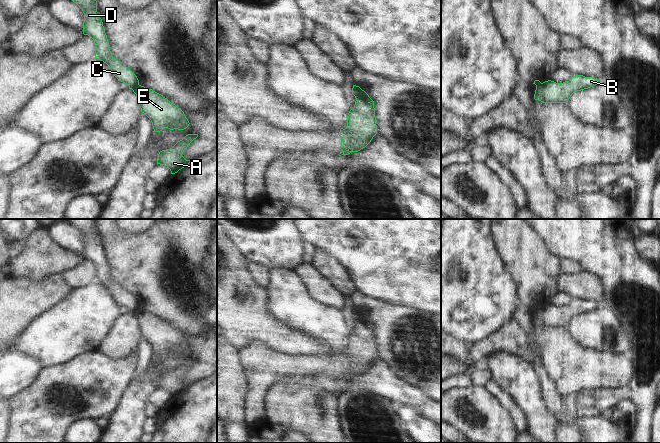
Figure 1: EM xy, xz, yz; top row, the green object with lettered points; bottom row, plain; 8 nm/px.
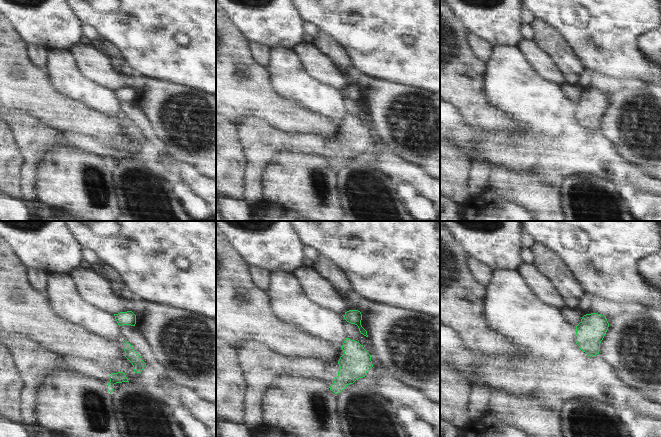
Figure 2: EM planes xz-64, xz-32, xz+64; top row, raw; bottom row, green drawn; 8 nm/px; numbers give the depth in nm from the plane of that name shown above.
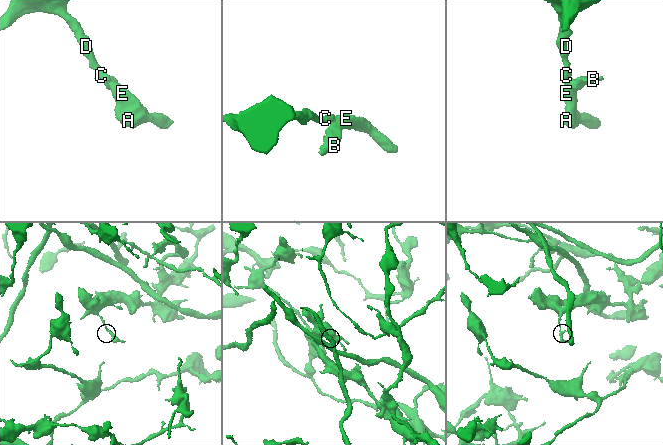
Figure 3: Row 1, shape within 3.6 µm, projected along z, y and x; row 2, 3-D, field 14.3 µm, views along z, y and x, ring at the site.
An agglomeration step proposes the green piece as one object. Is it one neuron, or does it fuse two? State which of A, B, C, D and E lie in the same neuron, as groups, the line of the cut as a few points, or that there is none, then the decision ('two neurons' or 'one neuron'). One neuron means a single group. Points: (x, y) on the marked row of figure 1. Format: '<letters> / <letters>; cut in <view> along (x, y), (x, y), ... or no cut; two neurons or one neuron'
A B E / C D; cut in xy along (138, 84), (131, 88); two neurons

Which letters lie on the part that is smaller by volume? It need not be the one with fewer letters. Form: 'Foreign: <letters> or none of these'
Foreign: A, B, E.

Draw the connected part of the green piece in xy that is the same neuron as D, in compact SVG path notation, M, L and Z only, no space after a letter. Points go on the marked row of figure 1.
M72 0L84 13L83 34L91 37L95 43L95 59L106 63L114 76L129 86L129 89L139 85L137 76L122 62L115 59L110 51L102 19L97 16L96 0Z

